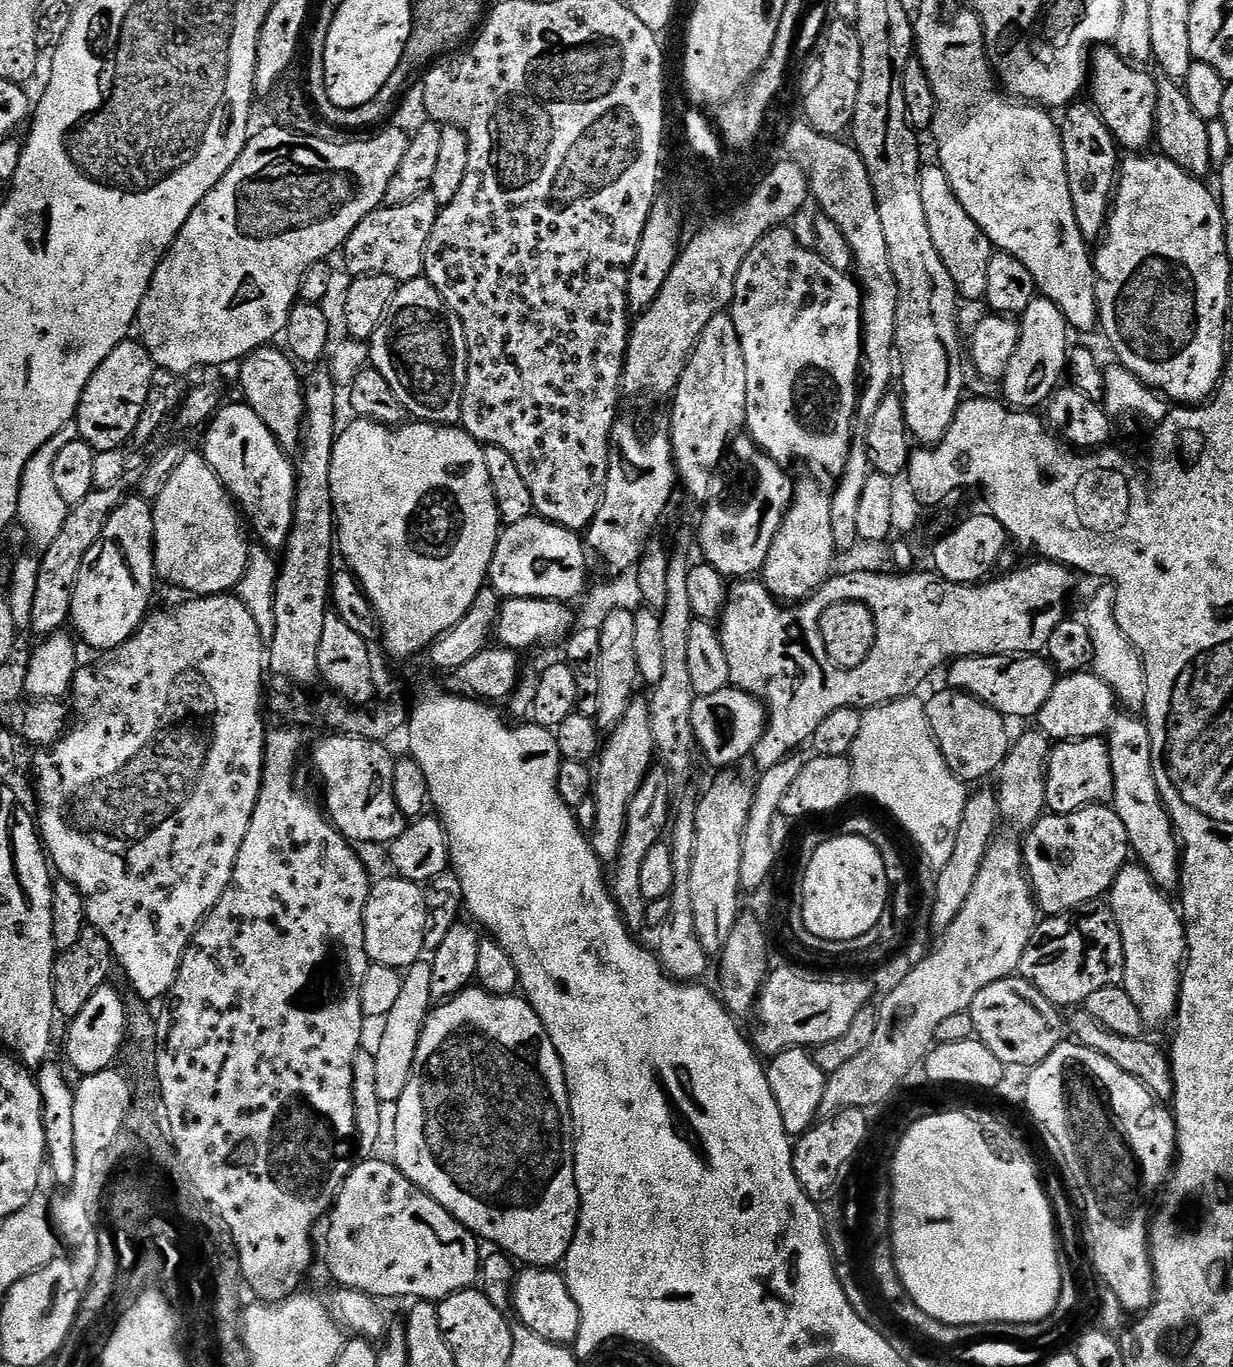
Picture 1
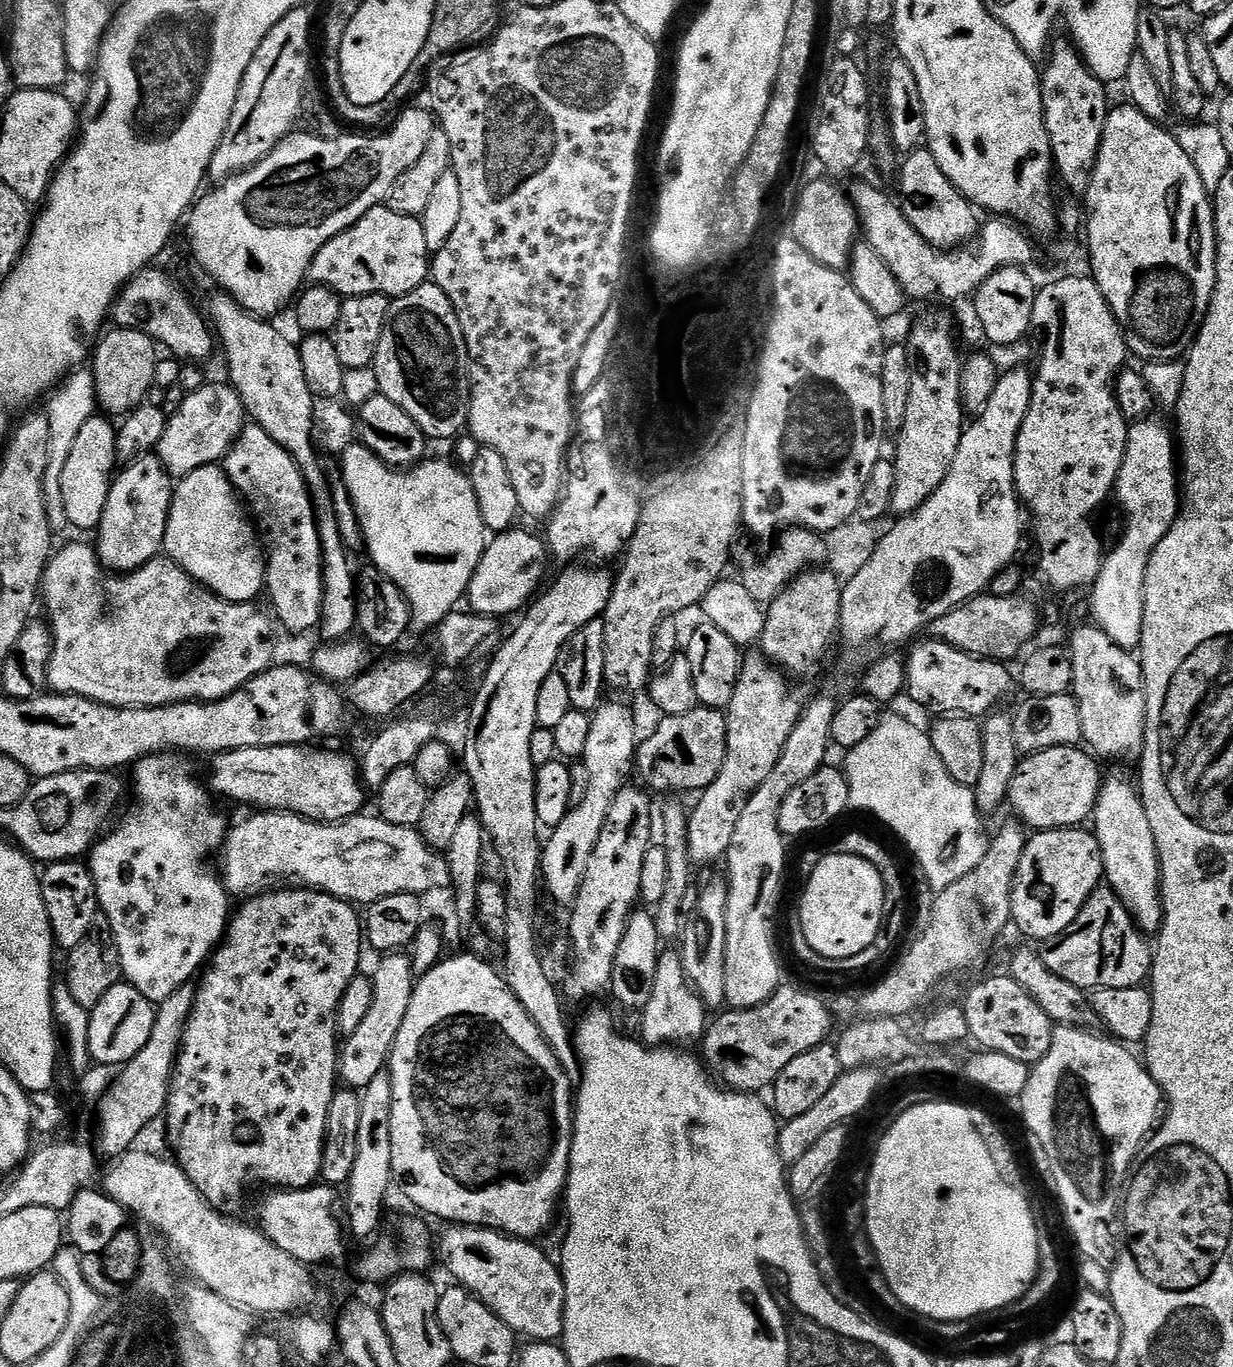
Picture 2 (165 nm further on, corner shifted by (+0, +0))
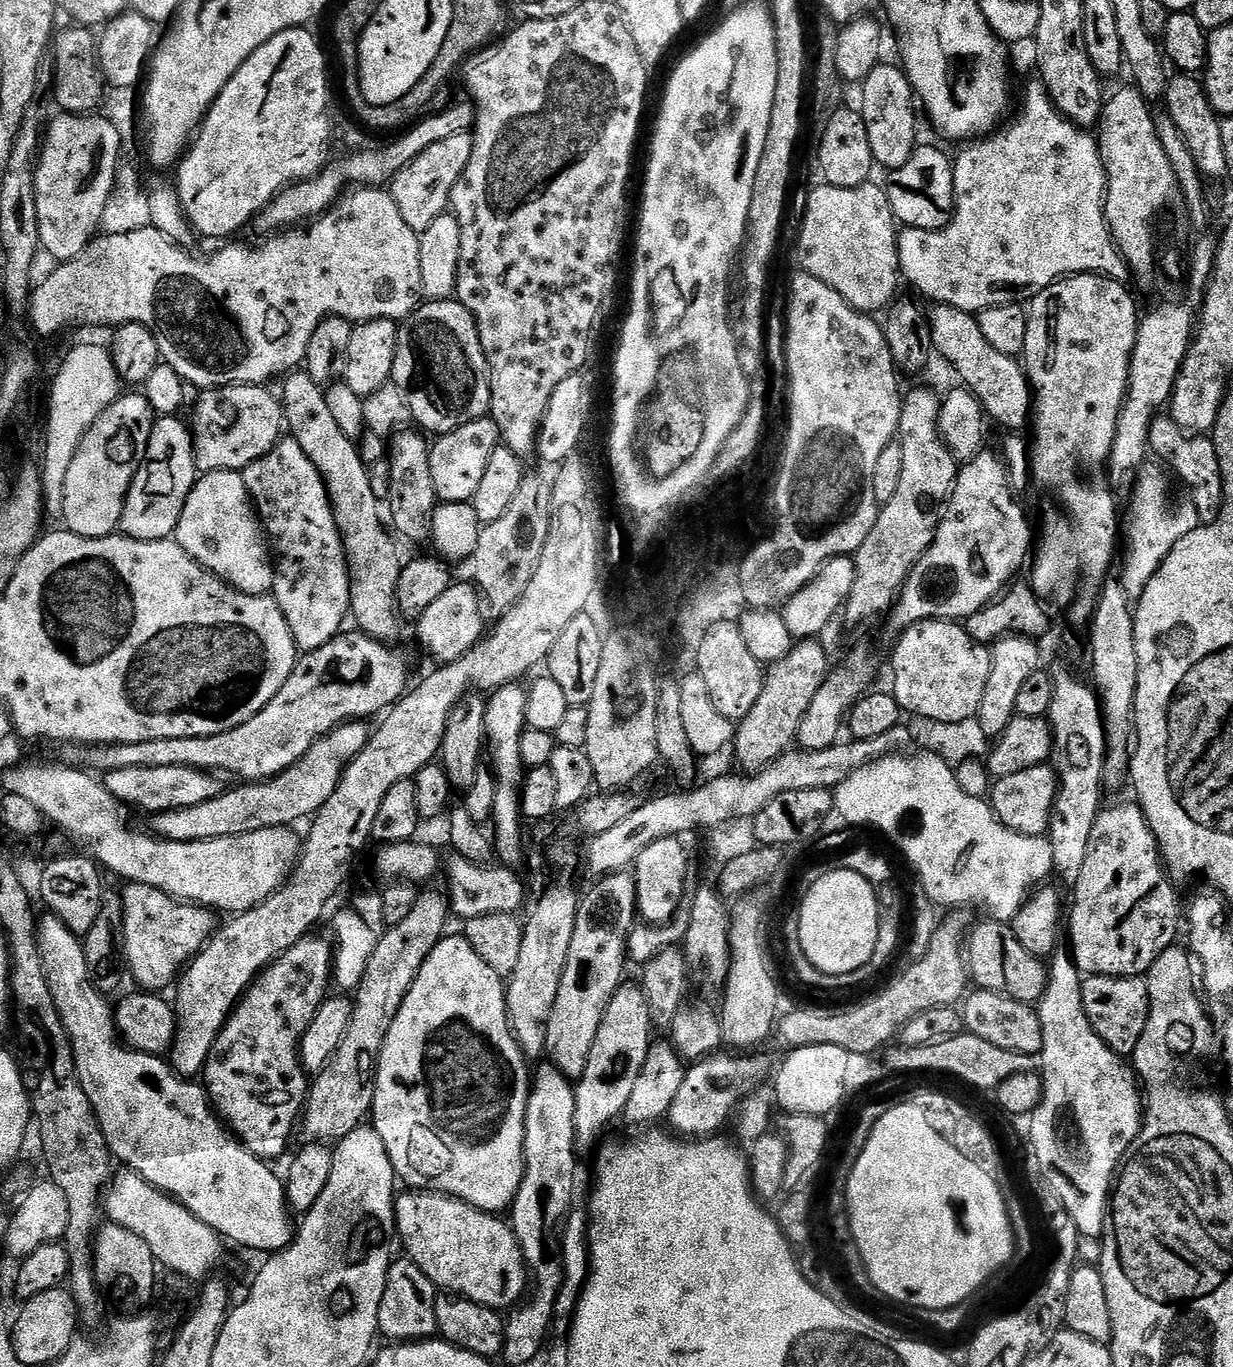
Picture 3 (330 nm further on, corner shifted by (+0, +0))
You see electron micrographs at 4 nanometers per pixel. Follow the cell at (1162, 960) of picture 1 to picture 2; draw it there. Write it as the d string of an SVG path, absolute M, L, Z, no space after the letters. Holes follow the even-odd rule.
M1114 774L1101 781L1099 796L1096 799L1092 815L1092 830L1096 833L1099 849L1102 850L1102 862L1105 883L1124 904L1131 914L1133 923L1145 935L1159 933L1163 920L1163 908L1160 898L1160 860L1157 858L1157 843L1154 842L1154 832L1150 820L1146 818L1144 803L1140 800L1139 791L1124 778Z

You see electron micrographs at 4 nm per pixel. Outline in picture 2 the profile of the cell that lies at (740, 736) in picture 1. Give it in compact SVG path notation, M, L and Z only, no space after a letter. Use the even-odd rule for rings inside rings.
M697 706L691 708L681 716L661 715L660 725L649 734L648 737L639 741L636 749L635 775L640 775L639 783L649 793L668 792L664 794L680 794L676 792L693 792L699 794L718 778L718 770L722 770L722 762L726 758L726 722L725 713L718 708L706 708Z

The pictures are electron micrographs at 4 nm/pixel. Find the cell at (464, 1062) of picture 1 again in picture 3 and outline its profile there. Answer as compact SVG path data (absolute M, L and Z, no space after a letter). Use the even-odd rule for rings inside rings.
M445 935L444 939L438 942L438 946L434 946L430 958L426 958L422 970L418 970L418 978L410 986L386 1034L386 1042L380 1051L380 1059L376 1061L376 1089L372 1099L370 1124L376 1129L378 1138L382 1138L386 1146L386 1154L390 1154L390 1162L394 1166L397 1177L403 1183L405 1180L408 1183L405 1185L409 1189L421 1192L441 1192L444 1196L452 1196L456 1200L493 1214L503 1213L503 1208L504 1211L511 1209L512 1200L518 1194L518 1186L524 1177L526 1106L532 1085L529 1061L516 1041L514 1028L508 1025L508 1015L510 1015L510 1009L505 981L475 953L474 947L463 935Z

